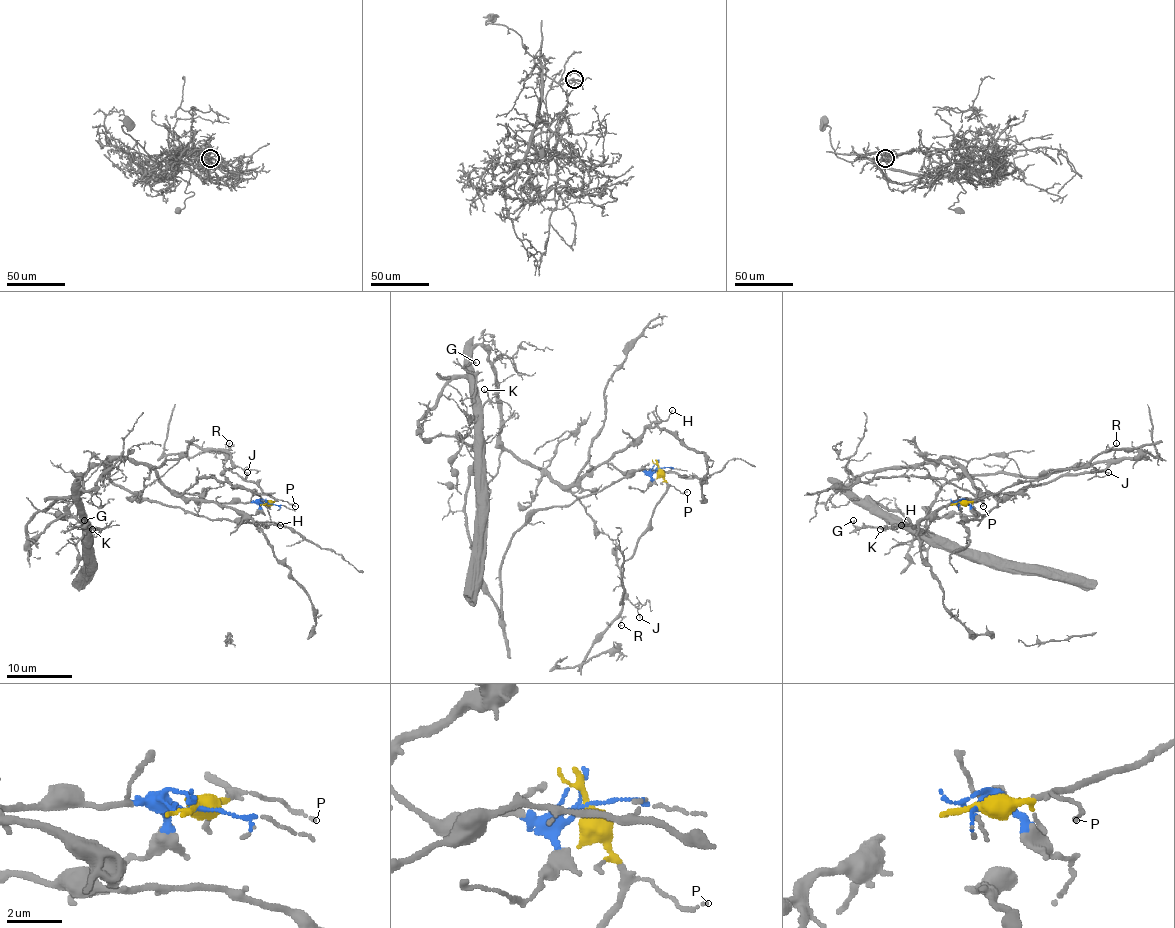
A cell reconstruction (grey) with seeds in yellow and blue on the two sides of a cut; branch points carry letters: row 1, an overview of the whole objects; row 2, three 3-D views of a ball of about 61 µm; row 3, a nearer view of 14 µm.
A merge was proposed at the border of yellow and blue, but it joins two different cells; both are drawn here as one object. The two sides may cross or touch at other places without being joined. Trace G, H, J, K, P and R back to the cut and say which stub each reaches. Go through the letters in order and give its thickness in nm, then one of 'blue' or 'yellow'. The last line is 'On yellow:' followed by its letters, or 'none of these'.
G: 120 nm thick; blue
H: 80 nm thick; blue
J: 80 nm thick; yellow
K: 130 nm thick; blue
P: 120 nm thick; yellow
R: 110 nm thick; yellow
On yellow: J, P, R

